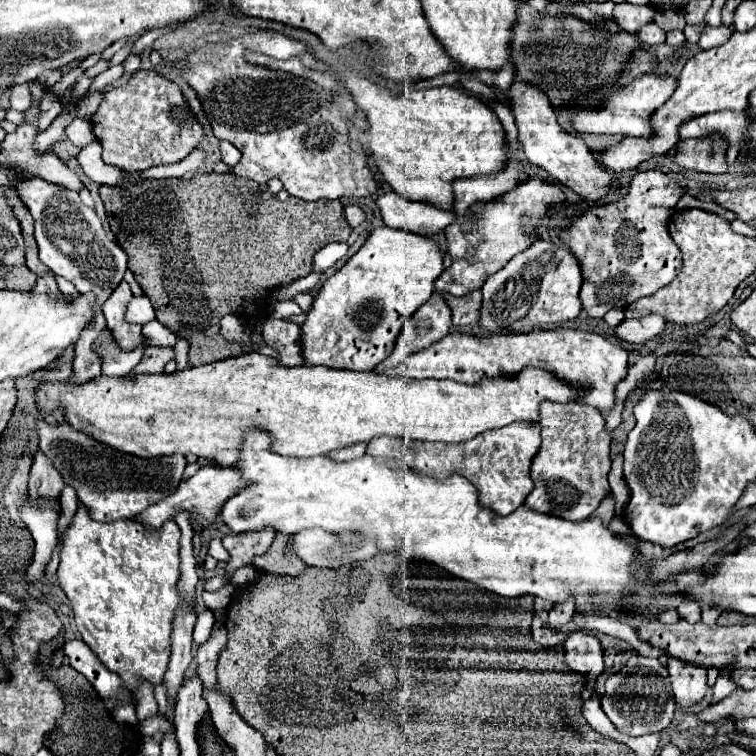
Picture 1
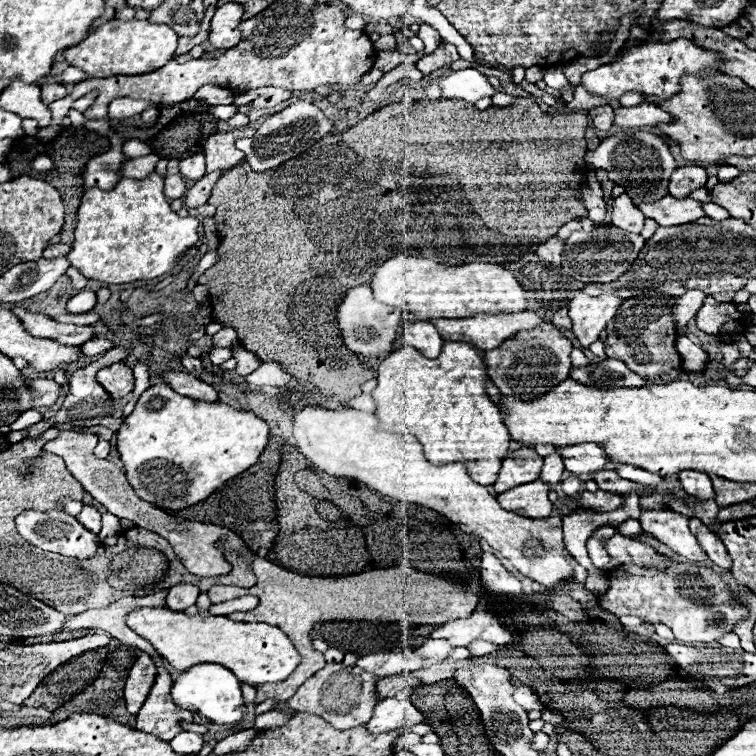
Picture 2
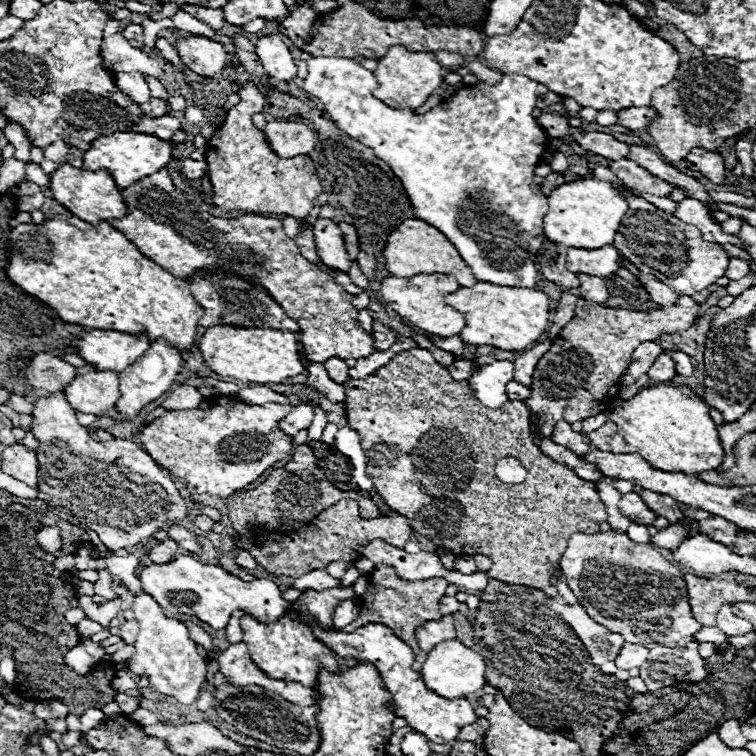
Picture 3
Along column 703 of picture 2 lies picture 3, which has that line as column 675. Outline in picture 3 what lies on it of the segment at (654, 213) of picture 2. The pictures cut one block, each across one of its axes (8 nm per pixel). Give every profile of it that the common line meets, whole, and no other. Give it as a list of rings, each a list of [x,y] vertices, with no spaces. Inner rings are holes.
[[[684,198],[682,202],[676,204],[676,210],[674,210],[674,216],[686,224],[692,224],[696,226],[700,232],[702,232],[702,238],[708,240],[708,242],[716,242],[716,244],[736,244],[740,248],[744,248],[742,240],[734,234],[724,234],[720,230],[720,224],[714,222],[710,218],[710,212],[706,210],[706,206],[700,202],[700,200],[694,200],[694,198]]]

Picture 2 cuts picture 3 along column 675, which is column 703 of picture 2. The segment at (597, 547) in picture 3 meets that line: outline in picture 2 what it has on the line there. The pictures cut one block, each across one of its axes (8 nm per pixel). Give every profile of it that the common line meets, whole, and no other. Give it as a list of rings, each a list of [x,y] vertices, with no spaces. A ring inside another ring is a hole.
[[[670,562],[666,570],[658,568],[644,568],[638,564],[622,564],[606,574],[608,578],[608,590],[604,594],[598,594],[600,608],[616,614],[616,616],[638,616],[644,618],[646,624],[666,624],[674,636],[688,646],[698,644],[710,644],[718,640],[720,636],[732,632],[734,624],[738,620],[746,620],[748,612],[742,608],[742,604],[736,604],[732,586],[728,586],[718,572],[714,572],[708,566],[698,566],[694,562]]]

